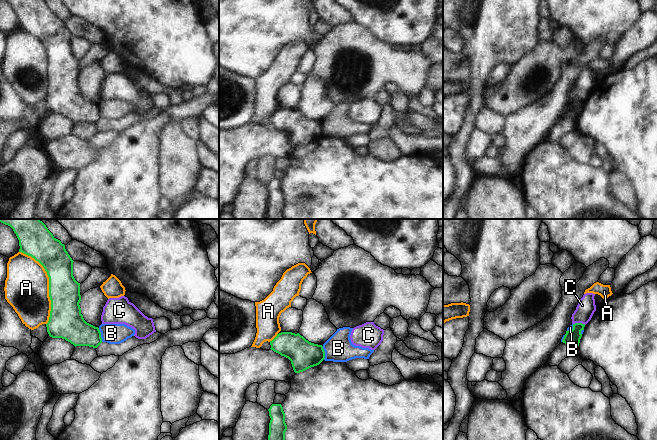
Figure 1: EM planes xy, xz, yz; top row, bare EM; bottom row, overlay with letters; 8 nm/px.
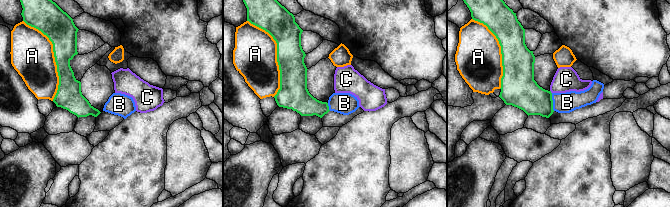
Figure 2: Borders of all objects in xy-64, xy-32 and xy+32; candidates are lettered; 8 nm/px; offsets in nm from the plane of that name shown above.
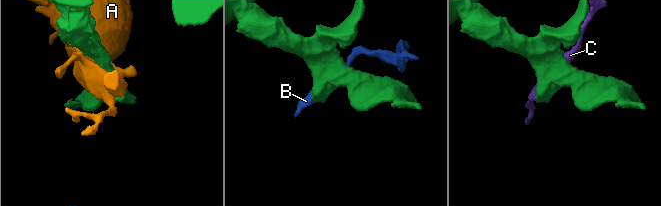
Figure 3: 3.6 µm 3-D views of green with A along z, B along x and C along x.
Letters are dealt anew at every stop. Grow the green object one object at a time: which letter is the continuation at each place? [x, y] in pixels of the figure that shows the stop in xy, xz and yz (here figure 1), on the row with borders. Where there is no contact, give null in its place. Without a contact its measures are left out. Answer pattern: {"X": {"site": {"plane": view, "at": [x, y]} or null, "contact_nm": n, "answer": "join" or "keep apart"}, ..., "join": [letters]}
{"A": {"site": {"plane": "xy", "at": [49, 284]}, "contact_nm": 650, "answer": "keep apart"}, "B": {"site": {"plane": "xy", "at": [100, 335]}, "contact_nm": 120, "answer": "keep apart"}, "C": {"site": {"plane": "yz", "at": [579, 323]}, "contact_nm": 100, "answer": "keep apart"}, "join": []}

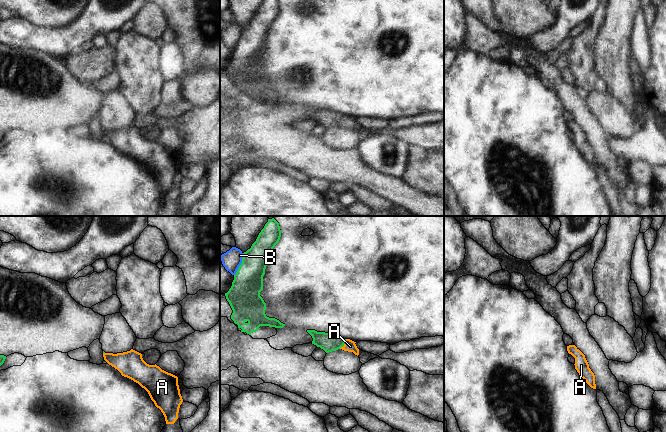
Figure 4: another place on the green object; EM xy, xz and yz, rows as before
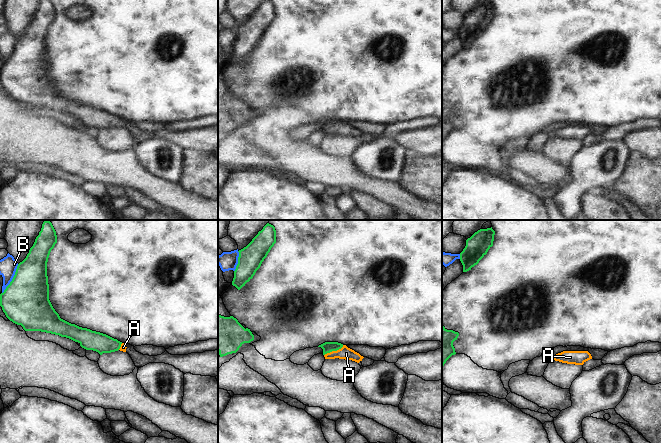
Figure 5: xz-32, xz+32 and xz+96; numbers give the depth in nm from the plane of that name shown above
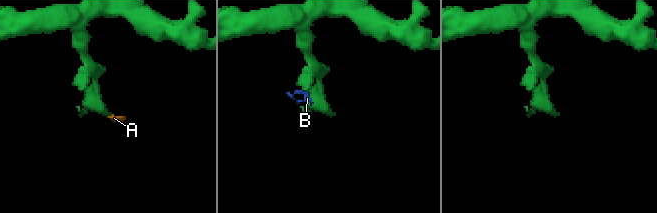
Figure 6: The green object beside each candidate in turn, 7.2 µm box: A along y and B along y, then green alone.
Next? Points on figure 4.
{"A": {"site": {"plane": "xz", "at": [344, 343]}, "contact_nm": 100, "answer": "join"}, "B": {"site": {"plane": "xz", "at": [241, 264]}, "contact_nm": 200, "answer": "keep apart"}, "join": ["A"]}

